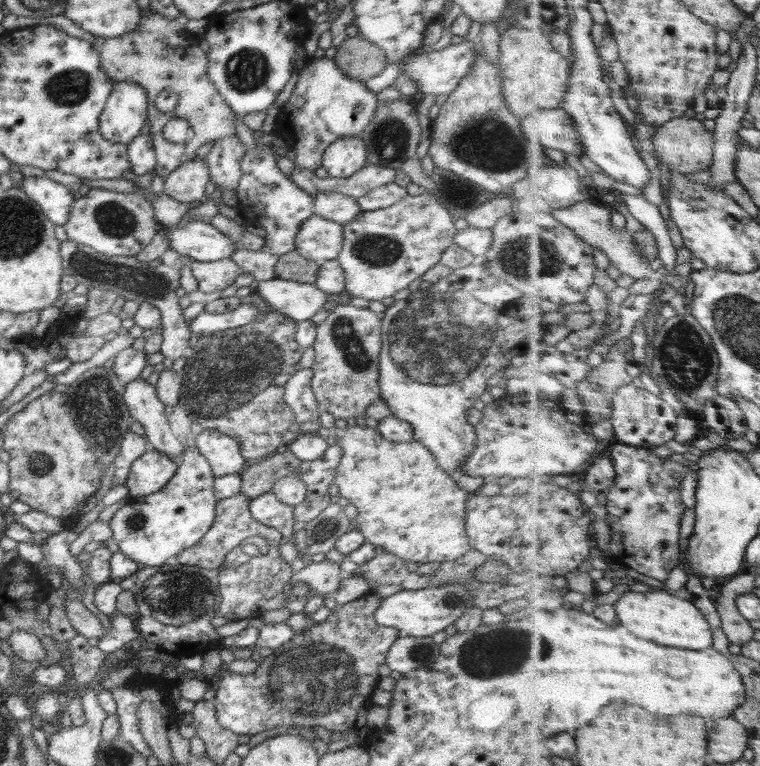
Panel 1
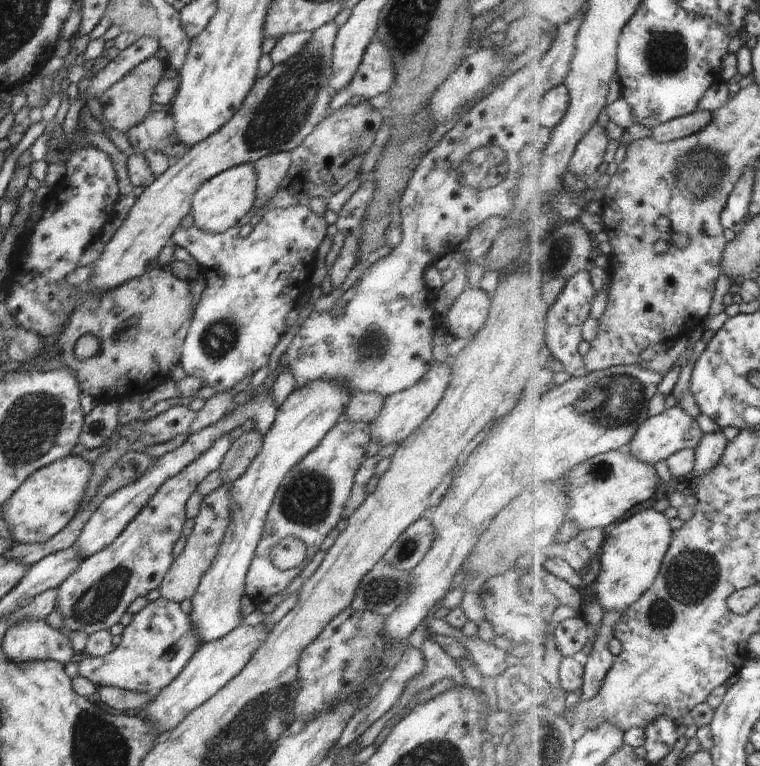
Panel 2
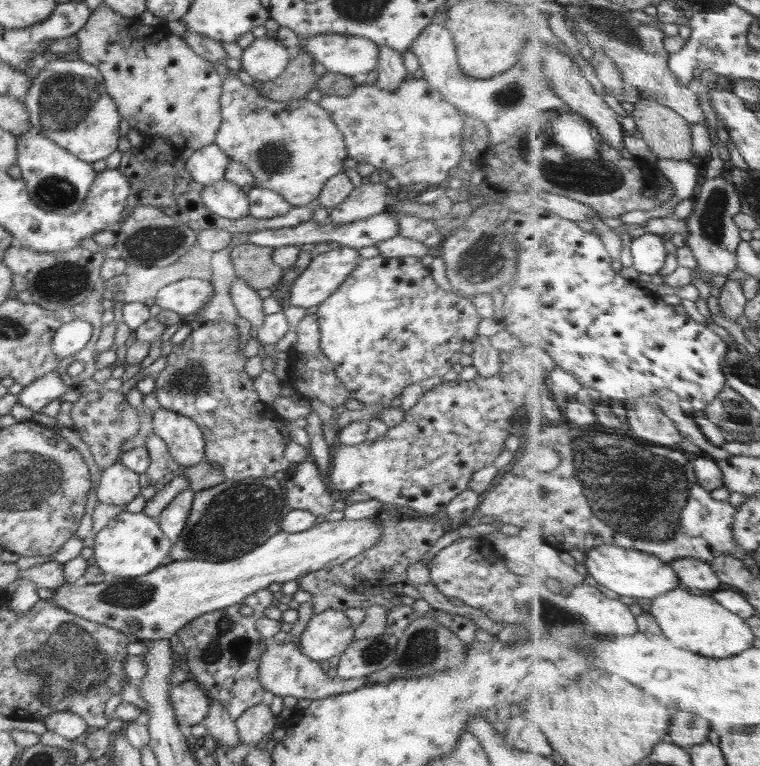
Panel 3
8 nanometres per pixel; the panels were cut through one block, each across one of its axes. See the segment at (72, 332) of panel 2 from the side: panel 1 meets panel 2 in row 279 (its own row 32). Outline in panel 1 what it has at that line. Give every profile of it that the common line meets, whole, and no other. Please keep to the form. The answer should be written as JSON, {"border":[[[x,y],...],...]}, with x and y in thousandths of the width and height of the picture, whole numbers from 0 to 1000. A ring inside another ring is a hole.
{"border":[[[184,10],[184,17],[187,23],[182,39],[155,50],[124,46],[121,60],[132,69],[132,86],[149,107],[174,106],[192,117],[196,133],[193,157],[197,158],[197,176],[207,206],[207,215],[200,225],[220,230],[246,209],[255,208],[259,197],[271,187],[309,176],[309,157],[313,150],[297,136],[274,102],[274,74],[243,39],[249,25],[239,20],[232,26],[221,26],[203,10]],[[218,117],[234,123],[234,136],[224,146],[212,146],[205,140],[204,127]],[[226,153],[242,154],[250,161],[257,176],[246,187],[228,188],[214,180],[216,163]]]}

